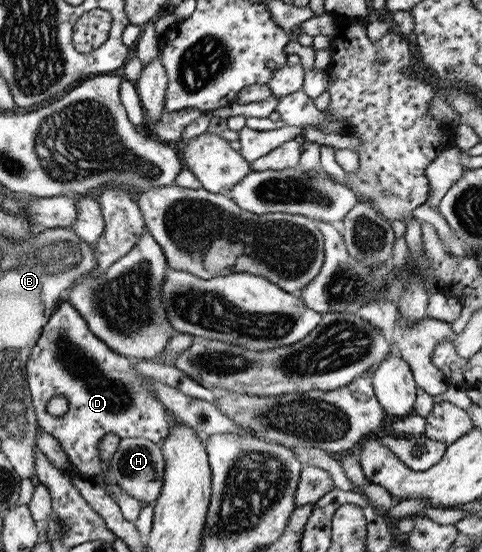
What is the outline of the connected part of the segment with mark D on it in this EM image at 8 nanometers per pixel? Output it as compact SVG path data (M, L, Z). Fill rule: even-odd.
M59 300L57 302L55 310L42 327L36 343L30 350L25 370L37 428L52 436L61 446L66 453L71 474L91 478L106 470L106 465L98 453L98 442L102 440L104 434L114 434L120 439L142 437L160 445L175 424L176 419L173 413L150 393L146 377L136 373L132 362L134 360L115 354L108 346L97 340L88 330L80 314L67 301ZM56 395L62 395L68 400L67 414L52 418L44 412L44 406L52 396Z

